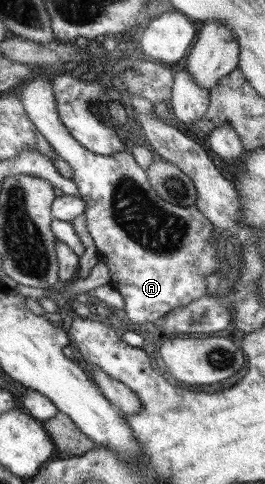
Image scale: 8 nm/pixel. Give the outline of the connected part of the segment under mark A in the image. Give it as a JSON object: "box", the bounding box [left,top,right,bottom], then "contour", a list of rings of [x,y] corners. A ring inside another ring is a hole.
{"box":[17,69,224,327],"contour":[[[37,69],[34,76],[21,84],[17,91],[28,118],[51,144],[51,147],[72,168],[72,180],[76,183],[82,200],[86,203],[86,226],[102,259],[109,268],[109,284],[124,298],[124,312],[134,324],[150,327],[159,318],[176,307],[184,307],[208,294],[206,276],[218,272],[224,265],[220,260],[221,244],[216,244],[213,225],[196,206],[176,206],[162,200],[148,182],[146,170],[140,167],[134,156],[126,151],[110,156],[94,154],[84,148],[66,129],[58,115],[51,74]]]}

